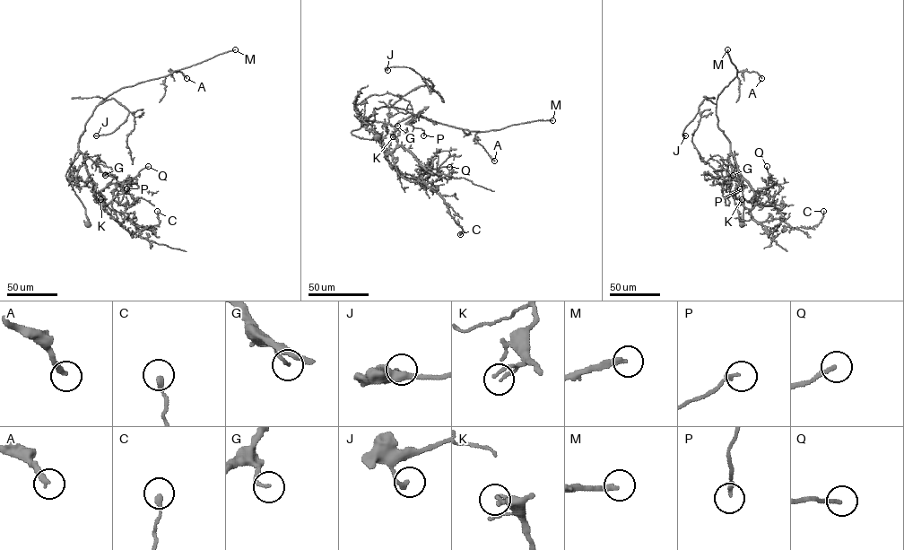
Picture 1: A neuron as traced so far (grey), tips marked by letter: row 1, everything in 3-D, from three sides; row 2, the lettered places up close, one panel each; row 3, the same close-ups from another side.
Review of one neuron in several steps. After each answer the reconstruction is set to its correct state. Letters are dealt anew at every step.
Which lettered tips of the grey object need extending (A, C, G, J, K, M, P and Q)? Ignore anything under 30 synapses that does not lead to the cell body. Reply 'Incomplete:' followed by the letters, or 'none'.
Incomplete: A, M

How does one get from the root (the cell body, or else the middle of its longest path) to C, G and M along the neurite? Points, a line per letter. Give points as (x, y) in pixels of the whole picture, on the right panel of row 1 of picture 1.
C: (742, 224), (743, 189), (730, 152), (755, 196), (750, 213), (758, 222), (779, 219), (808, 228), (823, 211)
G: (742, 224), (743, 189), (730, 152), (733, 175)
M: (742, 224), (741, 182), (730, 143), (718, 127), (716, 114), (717, 96), (737, 71), (727, 49)

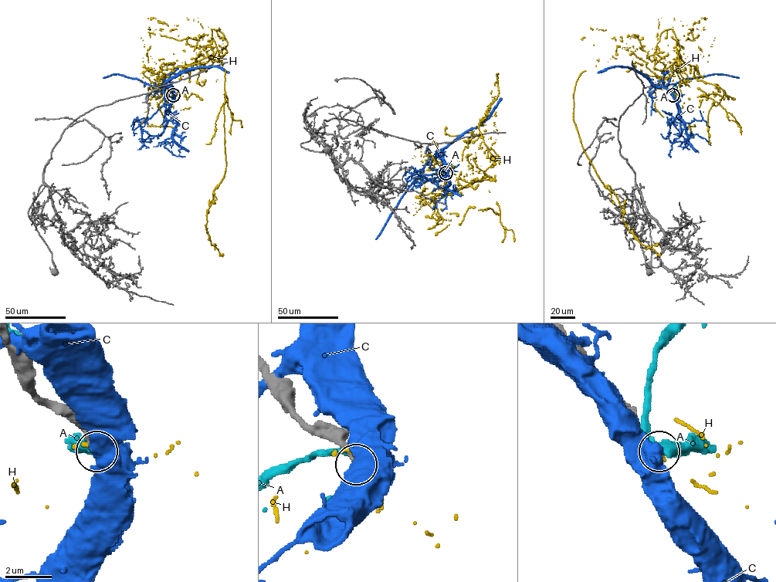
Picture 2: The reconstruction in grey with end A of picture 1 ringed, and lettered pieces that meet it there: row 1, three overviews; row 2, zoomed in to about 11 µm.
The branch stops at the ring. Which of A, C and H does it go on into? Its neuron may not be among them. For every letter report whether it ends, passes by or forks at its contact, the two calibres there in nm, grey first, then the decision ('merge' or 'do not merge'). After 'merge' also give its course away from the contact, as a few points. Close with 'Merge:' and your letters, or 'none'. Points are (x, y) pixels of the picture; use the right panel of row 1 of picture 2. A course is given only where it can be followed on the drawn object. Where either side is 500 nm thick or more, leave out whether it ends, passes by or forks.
A: it passes by | 380/340 nm | do not merge
C: 360/850 nm | do not merge
H: it passes by | 340/160 nm | do not merge
Merge: none

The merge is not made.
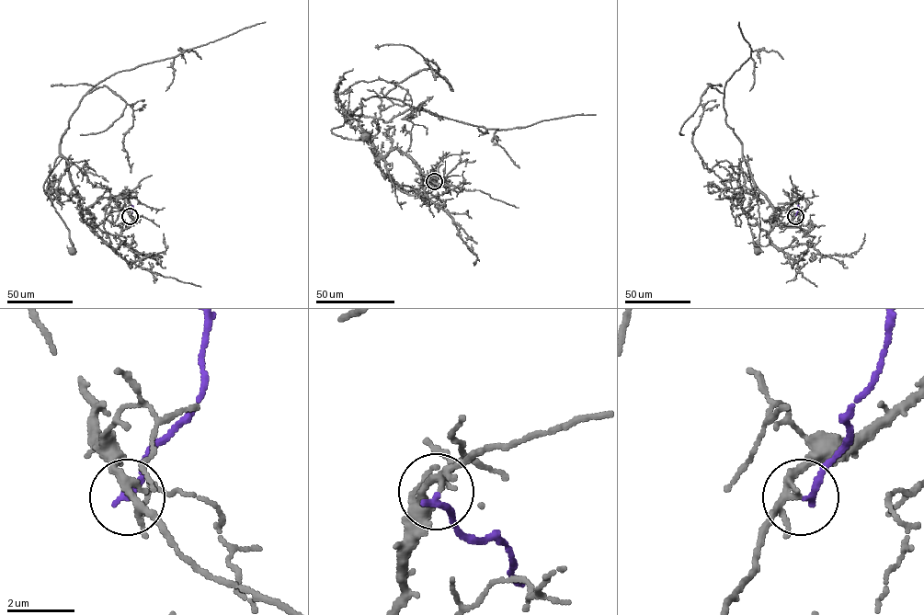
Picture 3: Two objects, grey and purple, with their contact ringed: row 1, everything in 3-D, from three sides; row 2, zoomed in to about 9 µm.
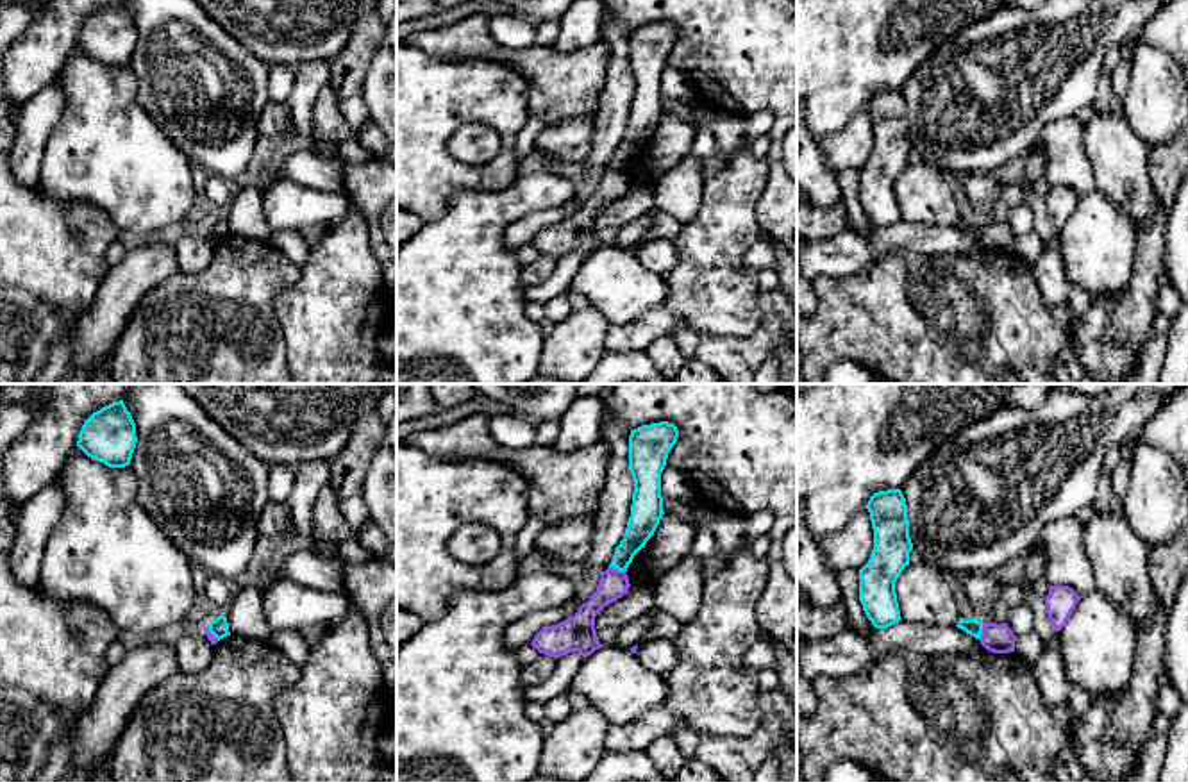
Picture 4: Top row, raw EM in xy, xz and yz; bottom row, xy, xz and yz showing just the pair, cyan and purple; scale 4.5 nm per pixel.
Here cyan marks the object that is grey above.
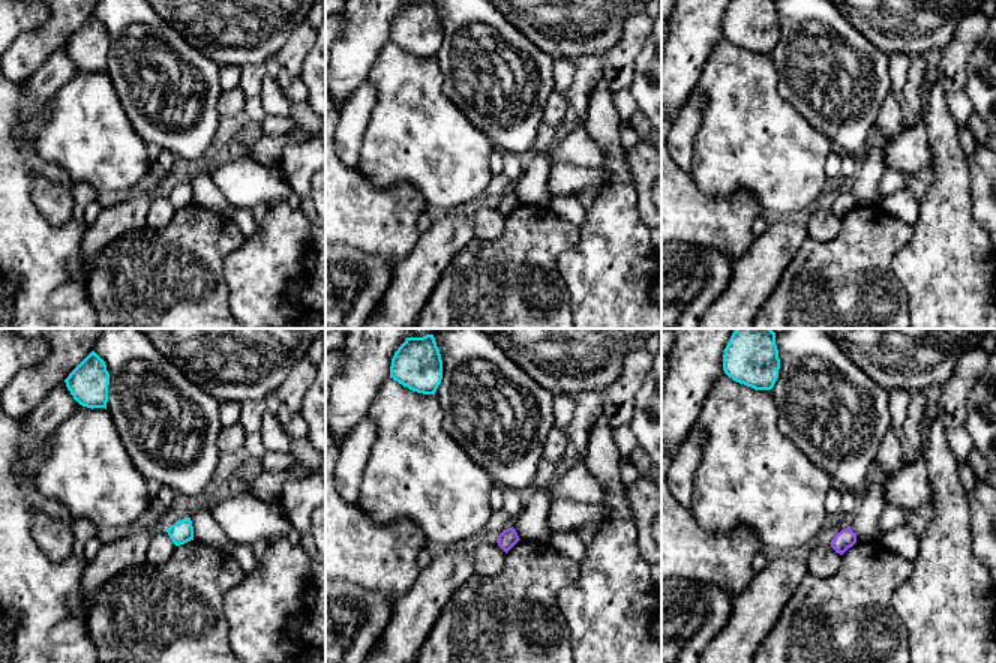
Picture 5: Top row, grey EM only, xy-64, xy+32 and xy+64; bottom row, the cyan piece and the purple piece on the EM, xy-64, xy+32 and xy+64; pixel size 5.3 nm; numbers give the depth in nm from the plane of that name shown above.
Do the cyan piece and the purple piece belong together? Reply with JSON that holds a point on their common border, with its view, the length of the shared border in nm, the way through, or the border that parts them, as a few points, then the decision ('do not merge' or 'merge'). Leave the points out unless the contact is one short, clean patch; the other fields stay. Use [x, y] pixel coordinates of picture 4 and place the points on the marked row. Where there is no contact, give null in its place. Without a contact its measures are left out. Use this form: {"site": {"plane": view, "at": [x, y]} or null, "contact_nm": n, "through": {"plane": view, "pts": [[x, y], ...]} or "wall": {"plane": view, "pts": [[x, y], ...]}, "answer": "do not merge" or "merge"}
{"site": {"plane": "yz", "at": [981, 632]}, "contact_nm": 80, "wall": {"plane": "yz", "pts": [[983, 623], [979, 640]]}, "answer": "do not merge"}

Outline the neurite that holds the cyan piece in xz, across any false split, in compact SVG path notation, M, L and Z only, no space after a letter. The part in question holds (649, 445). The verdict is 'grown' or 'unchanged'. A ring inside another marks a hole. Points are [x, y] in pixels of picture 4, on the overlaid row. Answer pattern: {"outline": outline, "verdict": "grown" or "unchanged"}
{"outline": "M673 423L641 425L629 436L629 470L634 480L631 516L609 568L627 571L663 518L661 473L679 430Z", "verdict": "unchanged"}

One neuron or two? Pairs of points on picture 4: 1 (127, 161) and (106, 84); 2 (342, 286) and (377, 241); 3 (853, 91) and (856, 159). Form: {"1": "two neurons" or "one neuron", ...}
{"1": "one neuron", "2": "two neurons", "3": "two neurons"}

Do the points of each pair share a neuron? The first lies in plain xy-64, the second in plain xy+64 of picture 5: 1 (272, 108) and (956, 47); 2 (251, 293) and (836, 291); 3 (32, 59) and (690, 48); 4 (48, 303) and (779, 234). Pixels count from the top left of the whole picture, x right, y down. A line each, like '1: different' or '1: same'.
1: different
2: different
3: same
4: different

